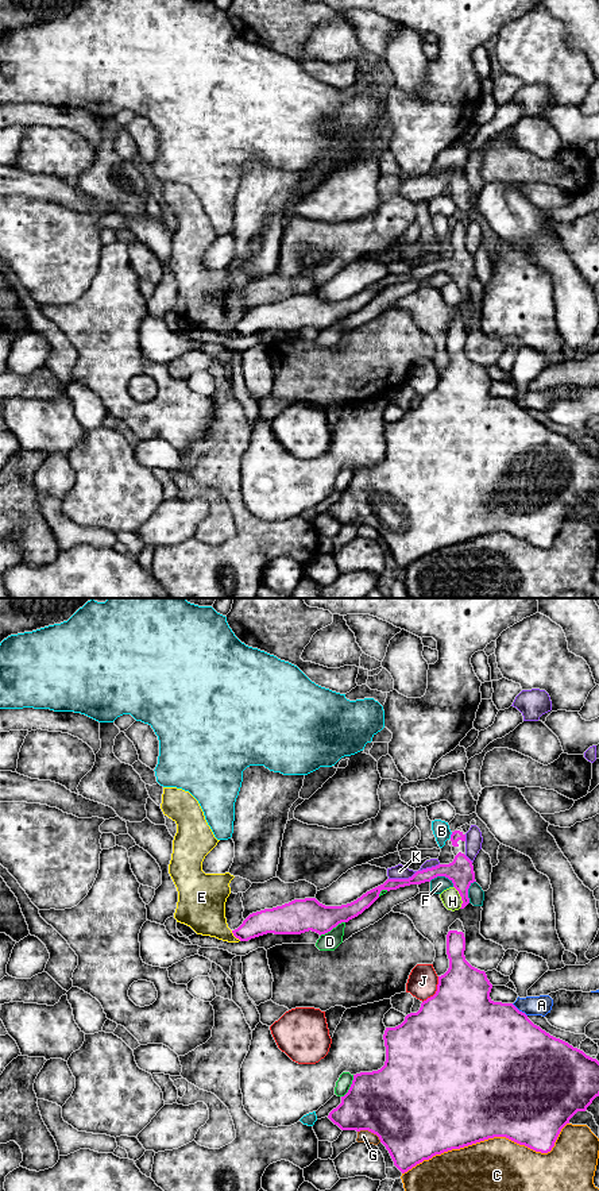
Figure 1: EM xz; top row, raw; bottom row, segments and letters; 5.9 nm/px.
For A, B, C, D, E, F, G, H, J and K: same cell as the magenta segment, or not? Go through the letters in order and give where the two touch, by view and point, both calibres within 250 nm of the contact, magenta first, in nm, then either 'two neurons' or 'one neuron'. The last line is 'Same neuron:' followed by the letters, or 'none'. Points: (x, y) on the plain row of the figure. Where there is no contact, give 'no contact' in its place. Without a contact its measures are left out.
A: meets magenta in xz at (518, 405); 500 nm thick on the magenta side, 120 nm on the other; two neurons
B: meets magenta in xz at (451, 230); 60 nm thick on the magenta side, 100 nm on the other; two neurons
C: meets magenta in xz at (490, 532); 500 nm thick on the magenta side, 480 nm on the other; two neurons
D: meets magenta in xz at (332, 323); 200 nm thick on the magenta side, 110 nm on the other; two neurons
E: meets magenta in xz at (235, 331); 140 nm thick on the magenta side, 260 nm on the other; two neurons
F: meets magenta in xz at (443, 270); 160 nm thick on the magenta side, 90 nm on the other; two neurons
G: meets magenta in xz at (370, 525); 480 nm thick on the magenta side, 80 nm on the other; two neurons
H: meets magenta in xz at (460, 290); 160 nm thick on the magenta side, 120 nm on the other; two neurons
J: meets magenta in xz at (436, 386); 480 nm thick on the magenta side, 180 nm on the other; two neurons
K: meets magenta in xz at (414, 269); 130 nm thick on the magenta side, 90 nm on the other; two neurons
Same neuron: none

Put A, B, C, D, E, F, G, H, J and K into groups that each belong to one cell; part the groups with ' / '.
A / B / C / D / E / F / G / H / J / K

